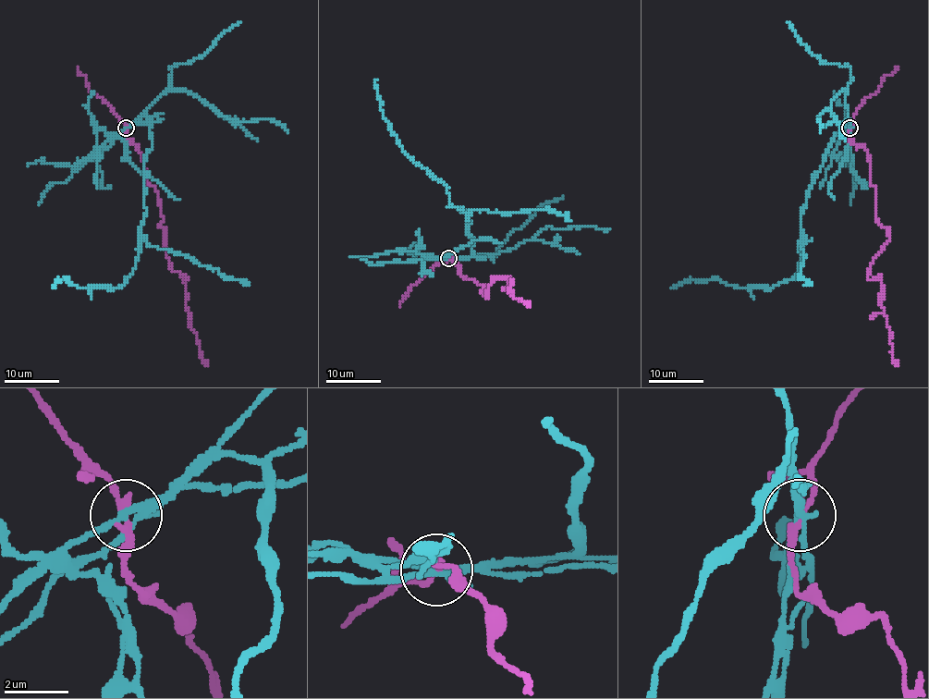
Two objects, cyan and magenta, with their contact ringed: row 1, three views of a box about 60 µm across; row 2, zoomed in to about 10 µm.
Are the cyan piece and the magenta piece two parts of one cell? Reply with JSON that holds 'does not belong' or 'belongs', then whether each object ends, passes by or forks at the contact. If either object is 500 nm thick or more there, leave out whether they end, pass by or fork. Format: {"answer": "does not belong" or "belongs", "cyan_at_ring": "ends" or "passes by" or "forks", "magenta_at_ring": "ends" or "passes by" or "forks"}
{"answer": "does not belong", "cyan_at_ring": "forks", "magenta_at_ring": "passes by"}

